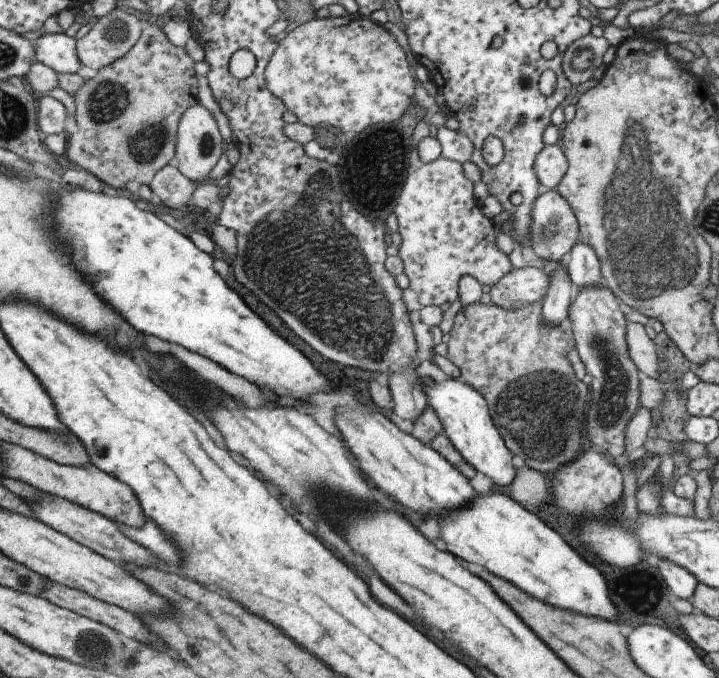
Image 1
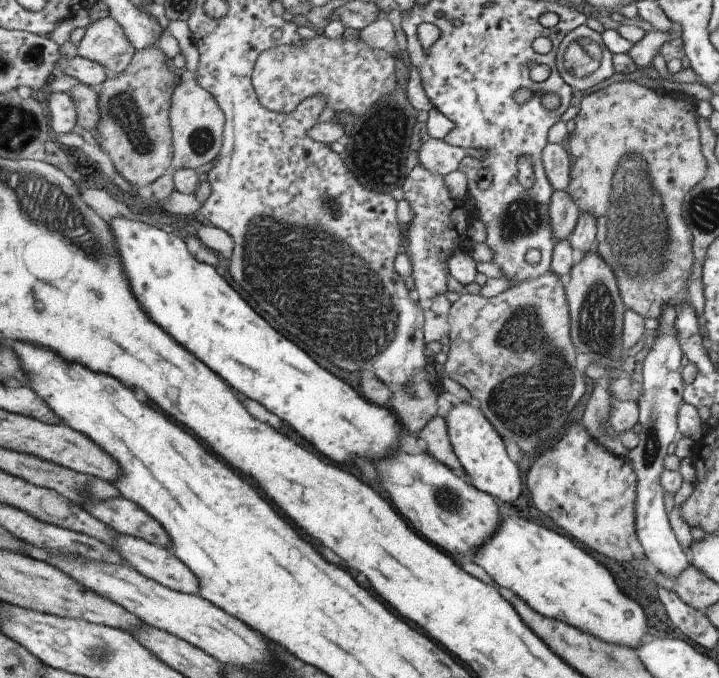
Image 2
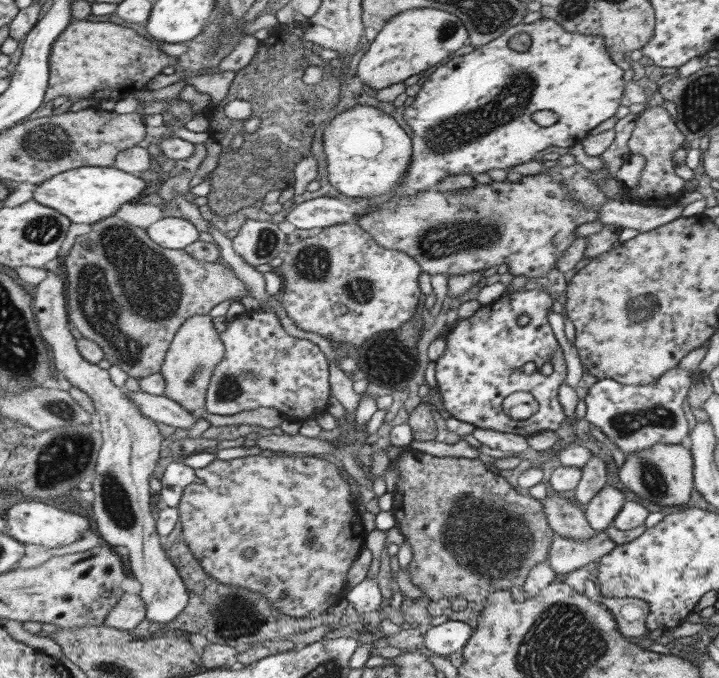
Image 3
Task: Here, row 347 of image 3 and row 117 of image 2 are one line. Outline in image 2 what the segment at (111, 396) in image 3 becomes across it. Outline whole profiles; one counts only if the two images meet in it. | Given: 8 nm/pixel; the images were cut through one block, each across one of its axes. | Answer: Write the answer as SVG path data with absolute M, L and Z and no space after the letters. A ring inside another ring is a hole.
M51 93L47 97L47 118L51 133L56 136L76 126L76 112L69 94Z

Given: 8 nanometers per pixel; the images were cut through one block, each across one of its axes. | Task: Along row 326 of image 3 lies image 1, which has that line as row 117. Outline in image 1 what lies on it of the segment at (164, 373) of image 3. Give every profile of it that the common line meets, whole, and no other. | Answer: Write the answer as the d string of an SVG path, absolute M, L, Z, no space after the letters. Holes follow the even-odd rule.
M199 102L189 105L180 116L176 126L176 141L174 146L174 158L172 163L175 168L190 181L201 181L215 166L221 148L222 139L217 131L217 125L213 115L209 113Z

